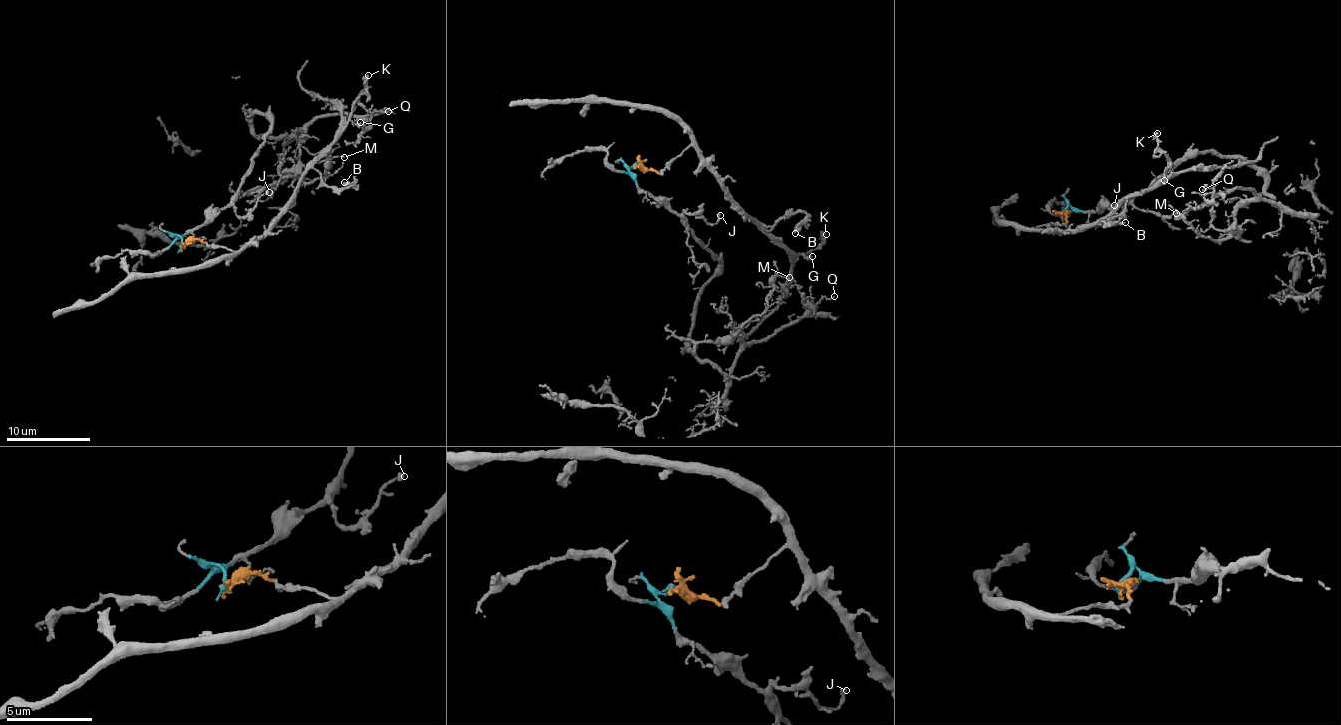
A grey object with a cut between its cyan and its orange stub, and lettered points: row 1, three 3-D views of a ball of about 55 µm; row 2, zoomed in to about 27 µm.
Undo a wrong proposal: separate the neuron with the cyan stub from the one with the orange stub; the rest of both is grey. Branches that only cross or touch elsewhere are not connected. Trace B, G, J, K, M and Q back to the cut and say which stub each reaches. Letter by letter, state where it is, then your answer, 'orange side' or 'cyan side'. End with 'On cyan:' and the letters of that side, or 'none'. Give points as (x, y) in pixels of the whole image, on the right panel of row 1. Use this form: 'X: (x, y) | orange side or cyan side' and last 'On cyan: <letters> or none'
B: (1125, 222) | orange side
G: (1164, 180) | orange side
J: (1114, 205) | cyan side
K: (1157, 133) | orange side
M: (1176, 213) | cyan side
Q: (1202, 189) | cyan side
On cyan: J, M, Q

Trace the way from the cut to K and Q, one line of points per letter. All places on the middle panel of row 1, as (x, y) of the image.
K: (635, 164), (661, 172), (692, 145), (727, 199), (797, 254), (813, 250), (826, 235)
Q: (635, 164), (632, 178), (720, 264), (694, 318), (689, 349), (701, 360), (727, 374), (746, 346), (835, 295)

